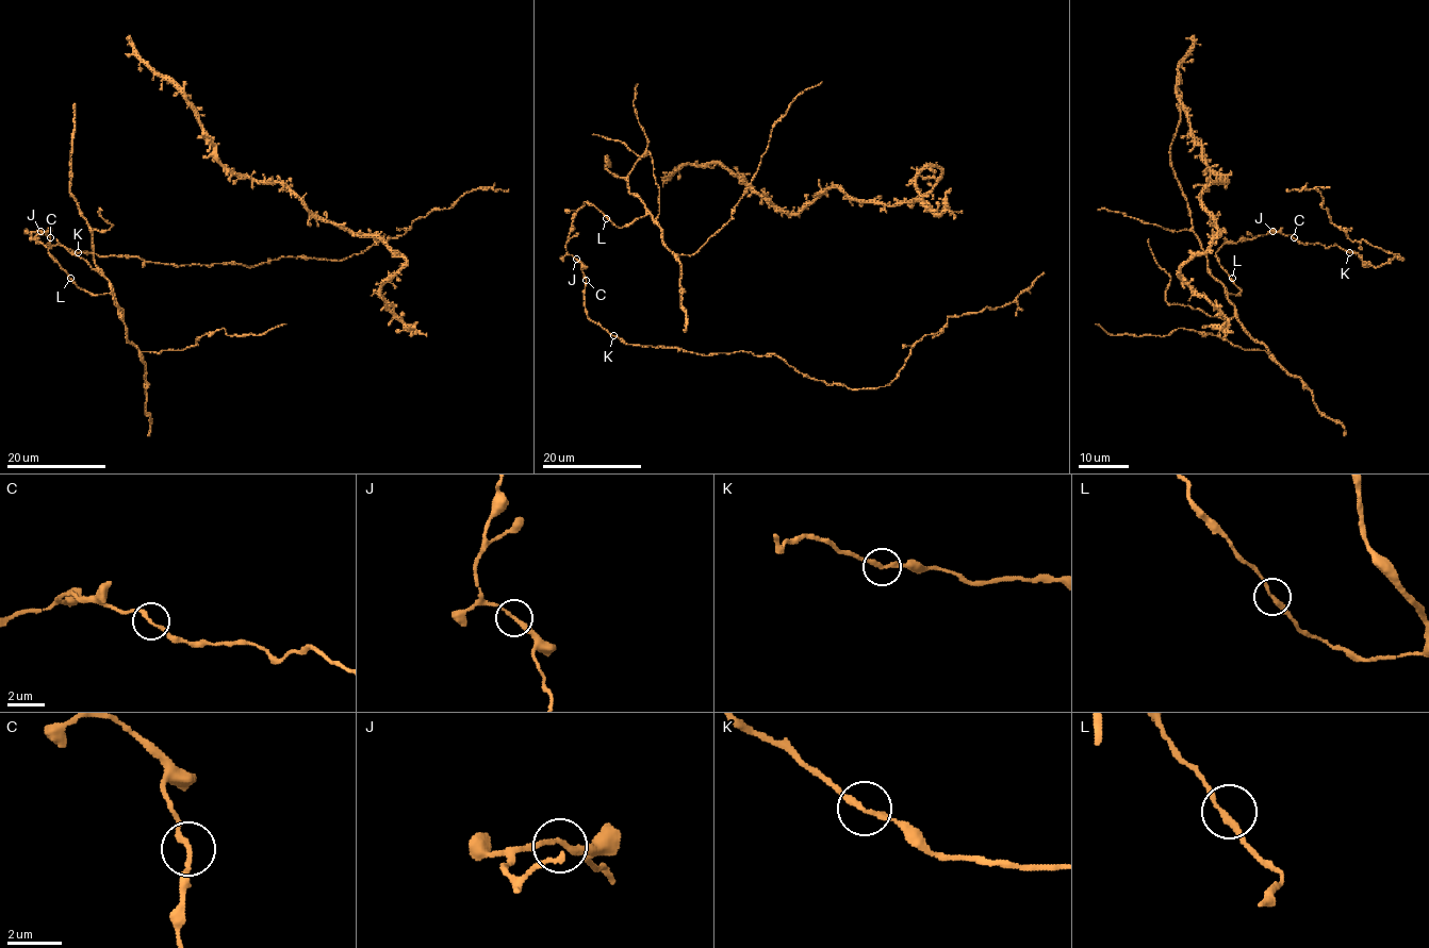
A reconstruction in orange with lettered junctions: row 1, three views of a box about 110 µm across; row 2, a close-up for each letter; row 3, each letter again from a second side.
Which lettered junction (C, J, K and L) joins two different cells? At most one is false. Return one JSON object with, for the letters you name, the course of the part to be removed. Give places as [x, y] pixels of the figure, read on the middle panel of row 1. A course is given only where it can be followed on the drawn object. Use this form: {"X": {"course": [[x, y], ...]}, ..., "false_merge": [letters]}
{"false_merge": []}

